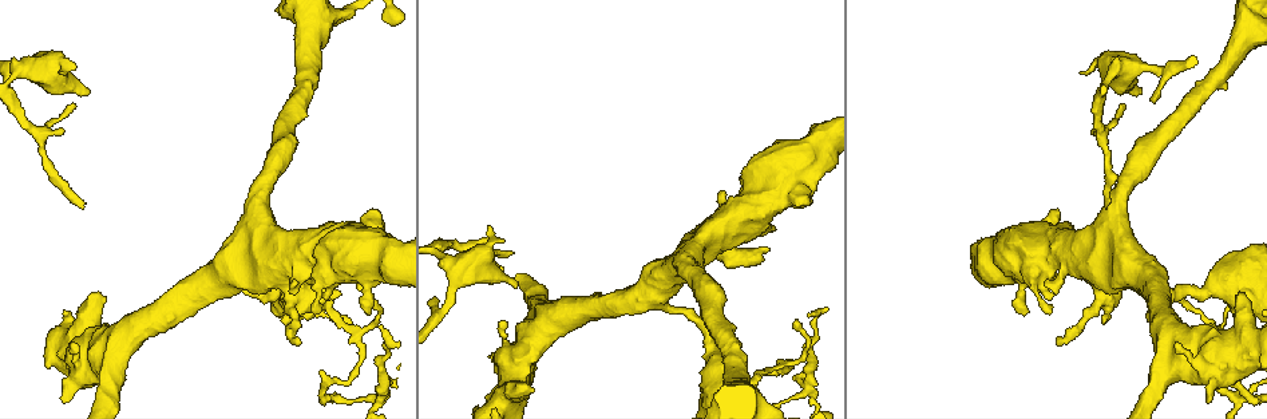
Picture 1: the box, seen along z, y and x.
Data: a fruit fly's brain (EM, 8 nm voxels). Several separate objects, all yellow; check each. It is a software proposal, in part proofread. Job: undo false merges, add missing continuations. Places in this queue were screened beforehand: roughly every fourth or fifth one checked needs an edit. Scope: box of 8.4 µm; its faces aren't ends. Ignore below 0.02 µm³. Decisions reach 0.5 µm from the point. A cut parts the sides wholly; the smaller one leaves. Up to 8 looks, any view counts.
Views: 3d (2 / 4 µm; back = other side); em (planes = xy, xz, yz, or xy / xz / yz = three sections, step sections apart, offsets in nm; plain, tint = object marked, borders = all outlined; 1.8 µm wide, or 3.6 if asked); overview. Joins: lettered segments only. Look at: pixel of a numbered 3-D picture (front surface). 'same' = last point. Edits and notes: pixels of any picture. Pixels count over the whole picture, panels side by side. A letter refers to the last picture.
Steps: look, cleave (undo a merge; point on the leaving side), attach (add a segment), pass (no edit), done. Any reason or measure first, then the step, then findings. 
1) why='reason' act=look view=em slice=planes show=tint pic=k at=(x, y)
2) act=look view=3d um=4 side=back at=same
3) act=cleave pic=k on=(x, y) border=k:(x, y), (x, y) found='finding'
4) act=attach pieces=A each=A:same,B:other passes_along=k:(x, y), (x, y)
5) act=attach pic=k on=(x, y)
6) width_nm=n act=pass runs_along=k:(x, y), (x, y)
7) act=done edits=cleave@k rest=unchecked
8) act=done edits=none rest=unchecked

act=look view=3d um=4 pic=1 at=(720, 242)

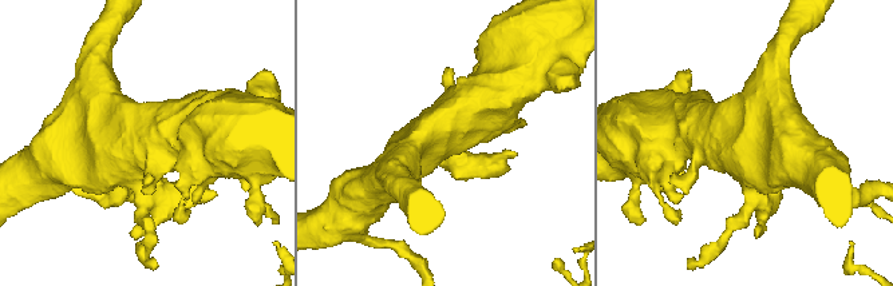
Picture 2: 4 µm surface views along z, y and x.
why='need the tissue' act=look view=em um=3.6 slice=xy step=8 show=tint pic=2 at=(739, 171)

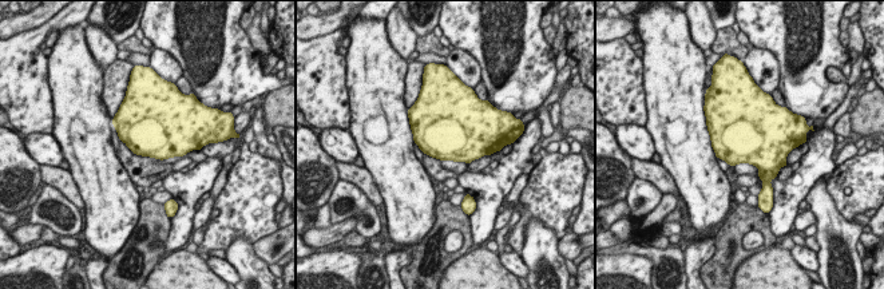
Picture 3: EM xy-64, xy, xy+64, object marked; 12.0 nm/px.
act=look view=em um=3.6 slice=planes show=borders at=same

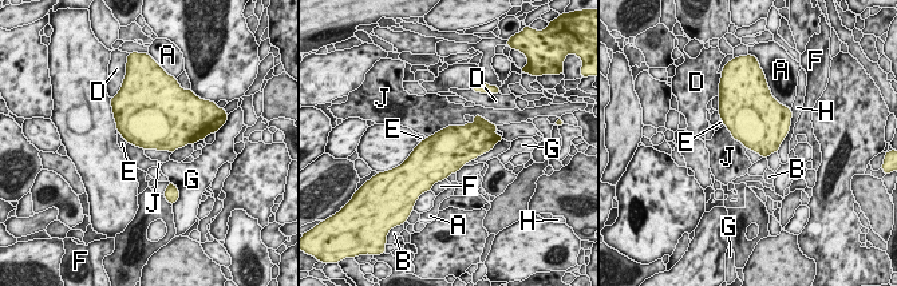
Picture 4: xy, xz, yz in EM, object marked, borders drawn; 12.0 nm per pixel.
act=pass each=A:other,B:other,D:other,E:other,F:other,G:other,H:other,J:other border=4:(467, 122), (449, 124), (426, 138) found='one cell here'

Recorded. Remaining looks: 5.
why='abrupt turn' act=look view=3d um=2 pic=1 at=(809, 395)

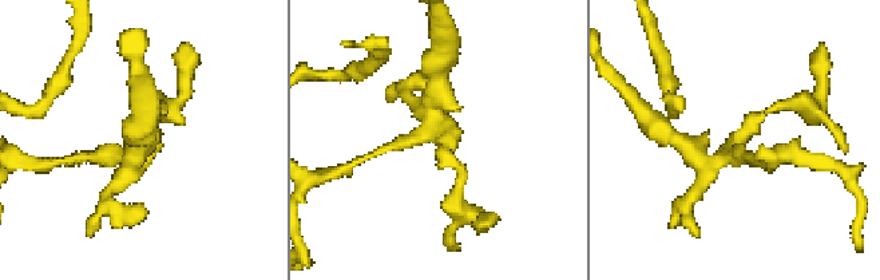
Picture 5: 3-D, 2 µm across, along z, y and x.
act=look view=em slice=yz step=16 show=tint pic=5 at=(432, 135)

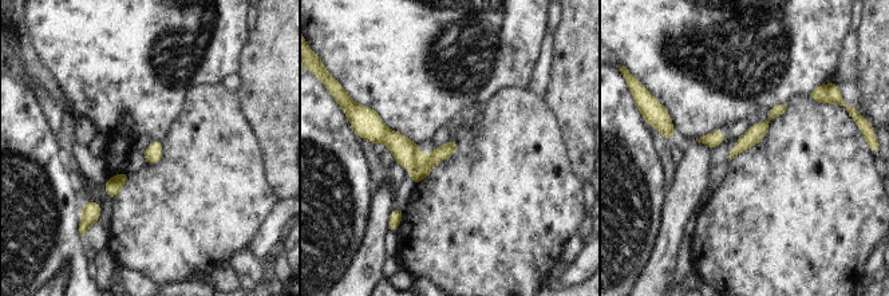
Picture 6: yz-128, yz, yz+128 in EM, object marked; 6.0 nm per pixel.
why='cut it another way' act=look view=em slice=xy step=8 show=borders at=same

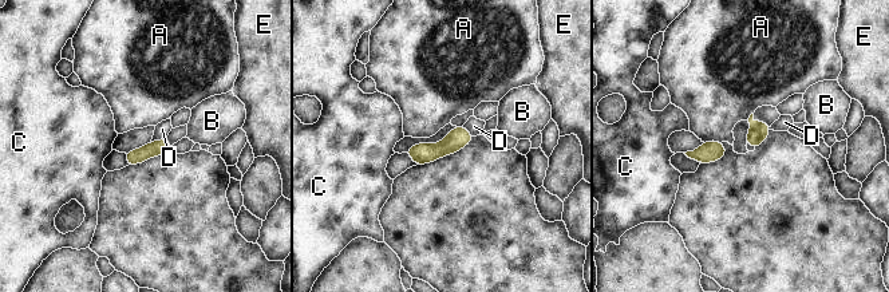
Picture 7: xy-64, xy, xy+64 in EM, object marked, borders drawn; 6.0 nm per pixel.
width_nm=100 longest_contact=A:110nm act=pass each=A:other,B:other,C:other,D:other,E:other found='continuous, no second cell'

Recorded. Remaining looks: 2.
why='thin end' act=look view=em um=3.6 slice=xy step=8 show=borders pic=1 at=(489, 225)

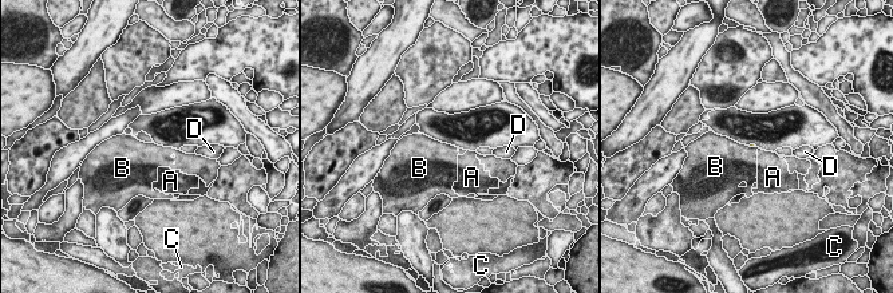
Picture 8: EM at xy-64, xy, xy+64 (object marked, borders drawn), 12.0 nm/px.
why='cut it another way' act=look view=em um=3.6 slice=planes show=borders at=same

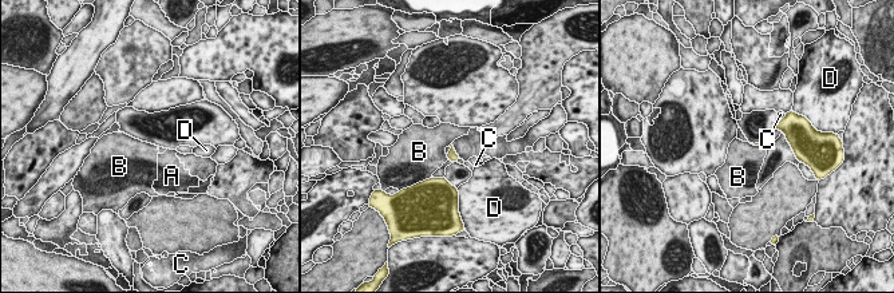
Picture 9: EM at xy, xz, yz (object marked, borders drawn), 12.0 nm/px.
act=pass each=A:other,B:other,C:other,D:other border=9:(750, 143), (766, 146) found='none of them fits'

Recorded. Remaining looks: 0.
act=done edits=none rest=unchecked

